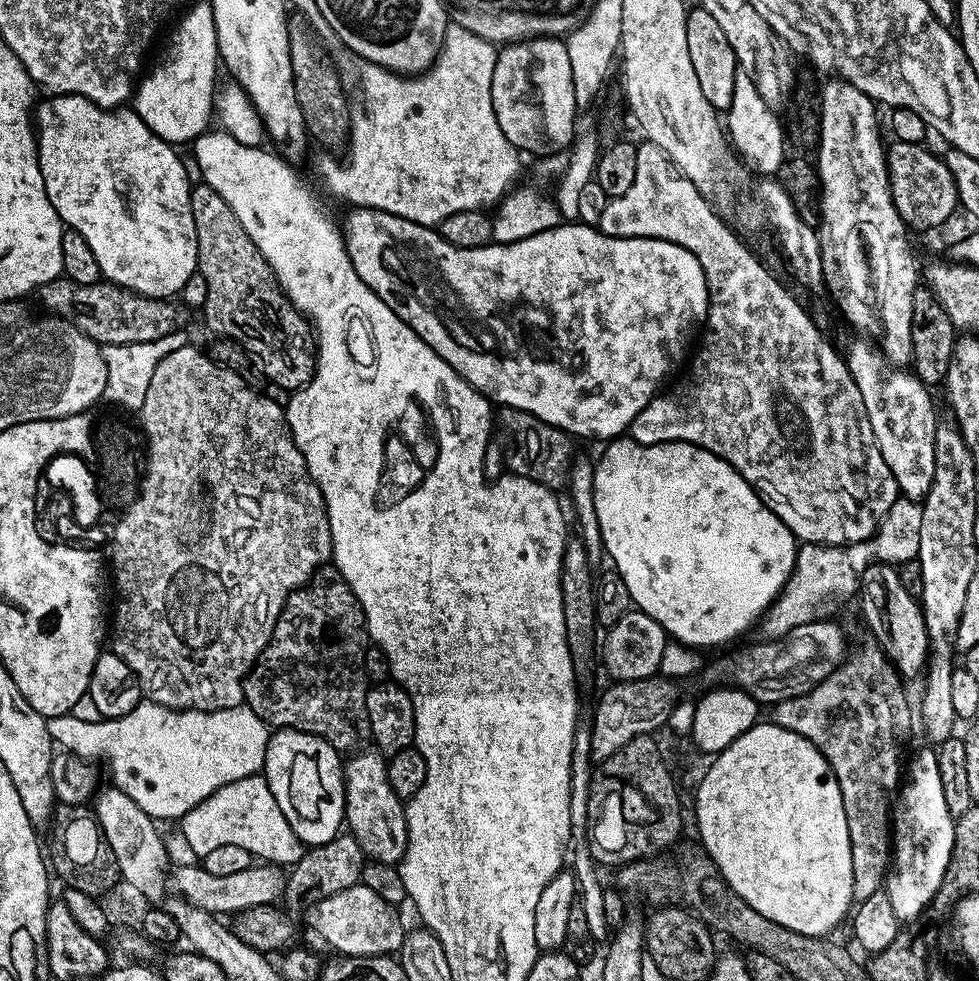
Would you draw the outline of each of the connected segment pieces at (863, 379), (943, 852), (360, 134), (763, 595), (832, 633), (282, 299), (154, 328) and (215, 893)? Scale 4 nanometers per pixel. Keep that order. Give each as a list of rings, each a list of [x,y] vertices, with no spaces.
[[[856,340],[849,346],[848,352],[846,351],[846,363],[858,386],[858,394],[862,394],[862,406],[866,406],[876,445],[882,458],[886,458],[886,466],[890,466],[901,493],[916,502],[923,501],[934,482],[934,438],[938,419],[936,404],[928,393],[931,392],[929,385],[921,382],[911,371],[890,363],[875,343],[864,340]]]
[[[924,748],[910,760],[906,764],[906,783],[899,789],[894,804],[893,850],[886,877],[886,891],[894,906],[894,914],[902,922],[916,922],[919,916],[927,913],[928,905],[942,886],[946,866],[950,866],[956,829],[956,821],[947,809],[937,753]]]
[[[449,23],[444,30],[444,45],[440,48],[440,55],[432,63],[431,68],[419,74],[401,74],[392,72],[388,68],[383,68],[377,64],[372,64],[368,60],[359,58],[353,59],[352,68],[360,72],[360,97],[354,100],[352,109],[352,131],[348,133],[348,160],[324,160],[320,164],[320,176],[324,179],[324,184],[336,196],[341,196],[344,200],[349,200],[349,205],[357,208],[373,208],[382,210],[390,214],[398,214],[402,218],[410,218],[410,222],[427,224],[429,226],[439,226],[443,220],[459,211],[474,211],[476,209],[487,209],[487,204],[499,205],[502,199],[507,196],[513,187],[512,179],[516,176],[516,171],[520,168],[521,153],[506,140],[502,130],[499,129],[498,119],[494,116],[494,109],[491,106],[490,84],[494,78],[494,66],[497,45],[491,40],[482,38],[462,26]]]
[[[617,438],[603,445],[604,453],[595,461],[593,470],[594,509],[597,511],[598,524],[601,526],[602,542],[611,567],[626,582],[633,605],[644,612],[654,622],[664,627],[665,633],[675,643],[686,644],[697,650],[705,650],[711,644],[728,644],[739,638],[743,632],[753,631],[754,625],[776,603],[784,586],[792,577],[796,565],[798,541],[784,523],[764,505],[756,491],[722,458],[710,454],[710,450],[687,444],[681,440],[671,440],[665,444],[639,444],[631,438]]]
[[[825,618],[803,624],[787,632],[780,640],[764,640],[760,644],[752,644],[718,661],[712,669],[707,669],[709,685],[741,688],[761,706],[775,706],[805,696],[814,690],[814,686],[833,676],[849,655],[850,647],[843,630],[832,622]]]
[[[200,182],[192,188],[190,206],[194,214],[194,226],[196,227],[196,266],[202,276],[206,278],[207,295],[206,302],[202,309],[204,320],[212,332],[223,333],[227,339],[235,340],[242,345],[264,370],[265,377],[272,380],[280,388],[295,390],[302,388],[312,381],[316,372],[316,358],[318,349],[314,329],[307,316],[303,316],[287,296],[280,291],[276,283],[276,275],[272,272],[271,266],[266,262],[264,255],[254,246],[250,234],[242,230],[242,222],[226,206],[226,202],[209,184]]]
[[[61,276],[44,283],[37,289],[36,296],[42,300],[49,313],[70,319],[87,337],[106,348],[110,345],[158,341],[186,326],[187,313],[183,307],[176,308],[173,301],[164,298],[140,296],[128,288],[118,287],[112,281],[80,284]]]
[[[267,862],[257,863],[251,868],[241,870],[238,874],[210,874],[203,866],[182,865],[173,867],[170,872],[170,888],[179,899],[189,903],[193,908],[201,908],[213,914],[228,912],[235,914],[250,906],[276,904],[286,888],[286,876],[279,867]]]

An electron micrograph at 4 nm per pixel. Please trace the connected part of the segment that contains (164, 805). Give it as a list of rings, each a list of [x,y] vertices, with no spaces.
[[[141,699],[134,710],[128,711],[124,716],[96,718],[96,721],[92,721],[76,715],[66,714],[47,719],[47,732],[53,743],[59,747],[61,745],[64,747],[61,749],[80,759],[108,760],[113,773],[113,785],[141,806],[147,816],[158,822],[172,818],[179,820],[222,786],[257,775],[264,766],[270,735],[269,725],[245,704],[206,711],[168,708],[152,700]]]

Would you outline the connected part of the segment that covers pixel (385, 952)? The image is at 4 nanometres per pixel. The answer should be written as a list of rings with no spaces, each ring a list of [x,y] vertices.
[[[362,883],[319,900],[311,912],[313,930],[341,957],[392,956],[404,945],[406,927],[396,913],[399,911]]]

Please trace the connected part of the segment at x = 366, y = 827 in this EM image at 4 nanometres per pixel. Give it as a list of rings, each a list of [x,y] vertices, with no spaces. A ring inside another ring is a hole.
[[[357,750],[343,761],[344,770],[344,824],[355,836],[369,861],[399,865],[408,848],[405,801],[394,794],[388,777],[388,762],[383,752]]]

